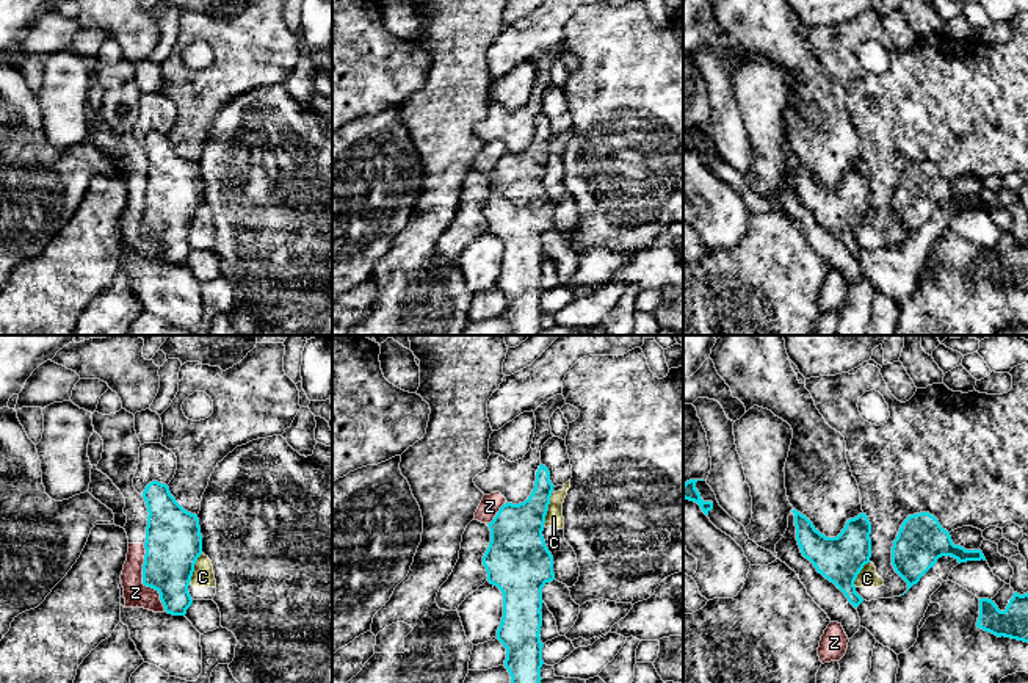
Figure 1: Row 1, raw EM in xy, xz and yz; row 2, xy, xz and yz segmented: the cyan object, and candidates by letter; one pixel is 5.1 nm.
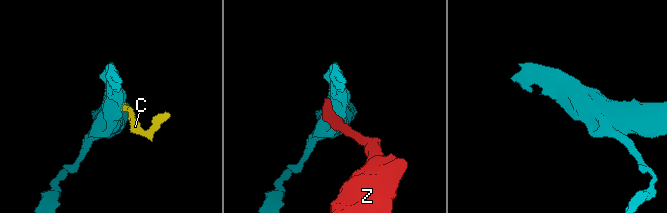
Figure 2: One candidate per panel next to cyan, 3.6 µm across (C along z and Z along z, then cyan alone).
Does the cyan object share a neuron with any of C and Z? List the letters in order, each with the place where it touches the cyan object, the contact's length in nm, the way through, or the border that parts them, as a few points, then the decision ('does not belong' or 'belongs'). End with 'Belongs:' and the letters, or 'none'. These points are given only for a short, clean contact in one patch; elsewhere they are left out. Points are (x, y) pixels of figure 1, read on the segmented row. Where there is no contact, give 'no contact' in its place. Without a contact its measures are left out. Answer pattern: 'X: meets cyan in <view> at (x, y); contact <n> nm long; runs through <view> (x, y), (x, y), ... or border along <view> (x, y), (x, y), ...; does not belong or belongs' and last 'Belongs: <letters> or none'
C: meets cyan in xz at (547, 509); contact 180 nm long; border along xz (552, 494), (542, 525); does not belong
Z: meets cyan in xy at (143, 580); contact 380 nm long; border along xy (143, 544), (143, 583), (159, 594), (166, 611); does not belong
Belongs: none

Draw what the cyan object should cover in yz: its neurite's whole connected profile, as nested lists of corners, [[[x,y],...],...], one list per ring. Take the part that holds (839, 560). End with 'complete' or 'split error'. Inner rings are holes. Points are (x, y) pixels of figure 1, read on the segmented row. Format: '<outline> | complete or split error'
[[[796,509],[791,512],[802,556],[857,608],[863,598],[856,592],[854,581],[871,558],[871,523],[867,514],[849,519],[837,537],[826,537],[805,515]]] | complete

